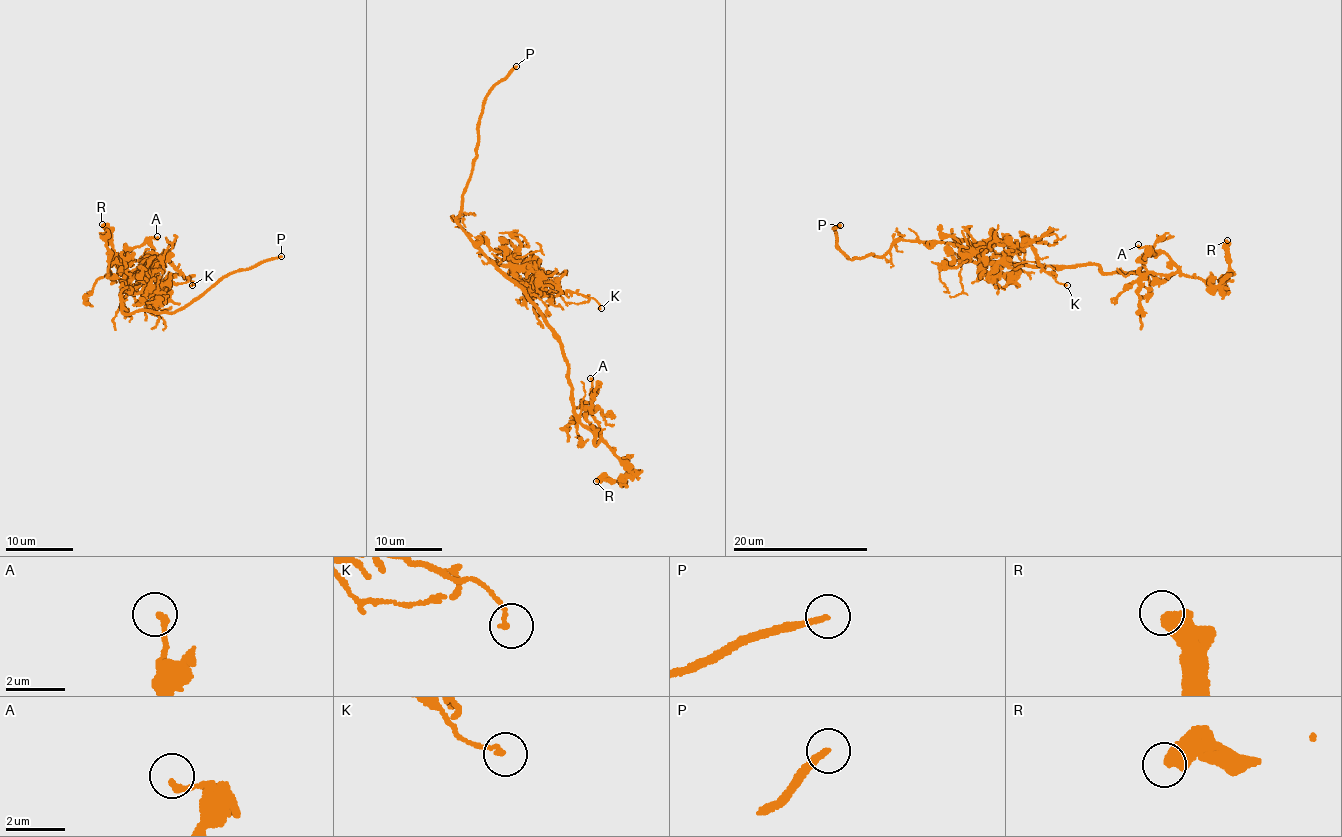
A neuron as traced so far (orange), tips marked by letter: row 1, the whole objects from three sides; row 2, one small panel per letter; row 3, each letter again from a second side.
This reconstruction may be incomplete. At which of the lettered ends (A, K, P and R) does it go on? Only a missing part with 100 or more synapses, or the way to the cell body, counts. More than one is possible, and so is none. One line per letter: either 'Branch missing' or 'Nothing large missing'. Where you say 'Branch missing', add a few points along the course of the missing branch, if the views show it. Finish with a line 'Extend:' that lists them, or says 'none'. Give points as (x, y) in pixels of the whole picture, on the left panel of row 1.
A: Nothing large missing
K: Nothing large missing
P: Branch missing. Course of what is missing: (281, 256), (305, 246), (310, 222), (322, 206), (346, 152), (364, 129), (363, 124)
R: Nothing large missing
Extend: P

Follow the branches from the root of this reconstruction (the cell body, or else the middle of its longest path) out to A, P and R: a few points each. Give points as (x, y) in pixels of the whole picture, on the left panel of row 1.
A: (134, 293), (134, 271), (120, 280), (106, 273), (111, 275), (125, 245), (134, 247), (157, 236)
P: (134, 293), (128, 283), (121, 295), (123, 312), (132, 314), (139, 310), (173, 314), (233, 272), (281, 256)
R: (134, 293), (134, 271), (122, 280), (106, 275), (113, 263), (126, 266), (113, 250), (111, 232), (102, 224)

